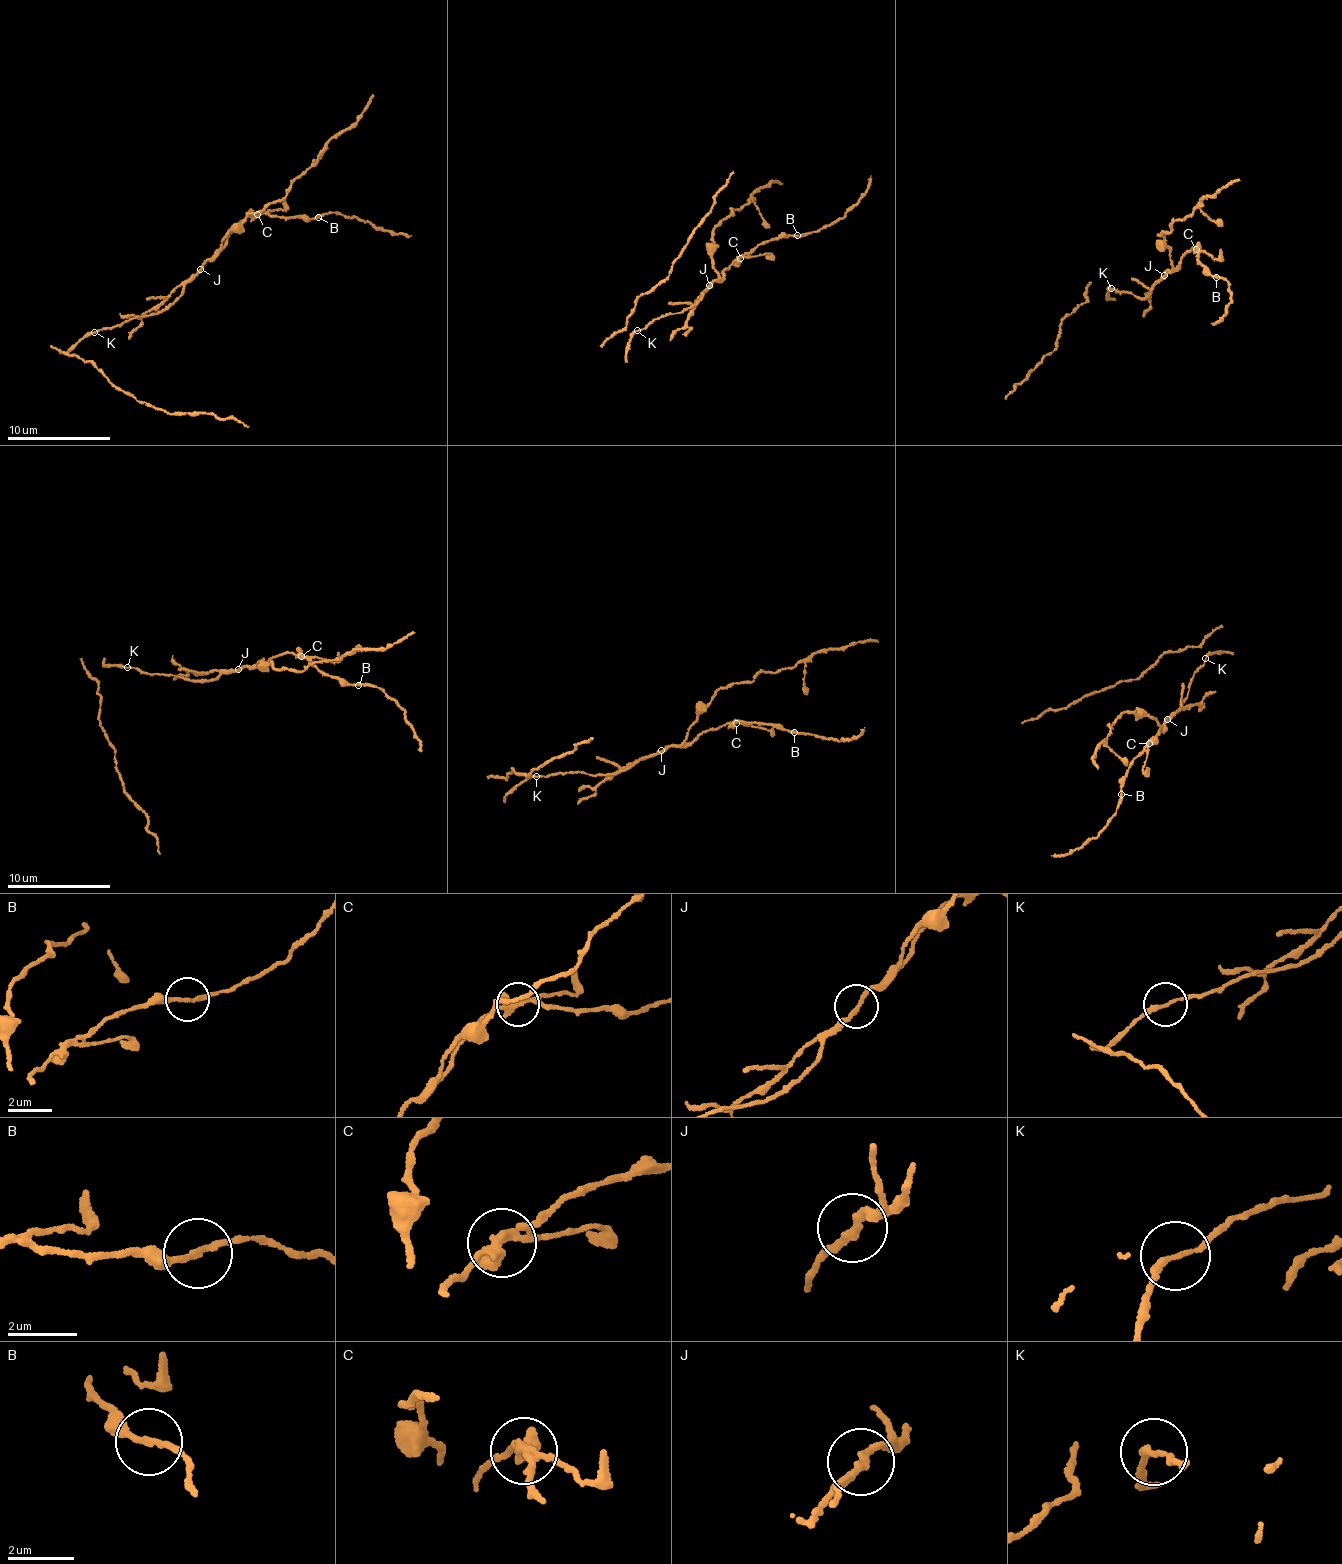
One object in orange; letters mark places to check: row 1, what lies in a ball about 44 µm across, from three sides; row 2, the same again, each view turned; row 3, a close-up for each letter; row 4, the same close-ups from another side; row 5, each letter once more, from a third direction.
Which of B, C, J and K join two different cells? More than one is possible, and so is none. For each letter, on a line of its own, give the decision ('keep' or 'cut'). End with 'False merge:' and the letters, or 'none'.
B: keep
C: cut
J: cut
K: keep
False merge: C, J

